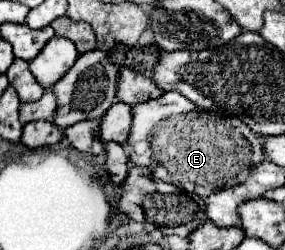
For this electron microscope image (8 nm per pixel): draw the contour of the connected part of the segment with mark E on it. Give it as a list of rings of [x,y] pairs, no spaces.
[[[165,92],[157,100],[135,104],[131,112],[133,112],[133,124],[131,124],[129,138],[123,144],[125,152],[129,154],[131,166],[145,166],[151,170],[155,180],[169,182],[201,198],[209,196],[211,192],[219,192],[221,188],[233,188],[237,184],[243,184],[253,164],[265,160],[261,138],[255,132],[251,132],[247,124],[243,124],[233,116],[217,116],[205,112],[197,108],[193,102],[189,102],[185,96],[181,96],[179,92]]]

